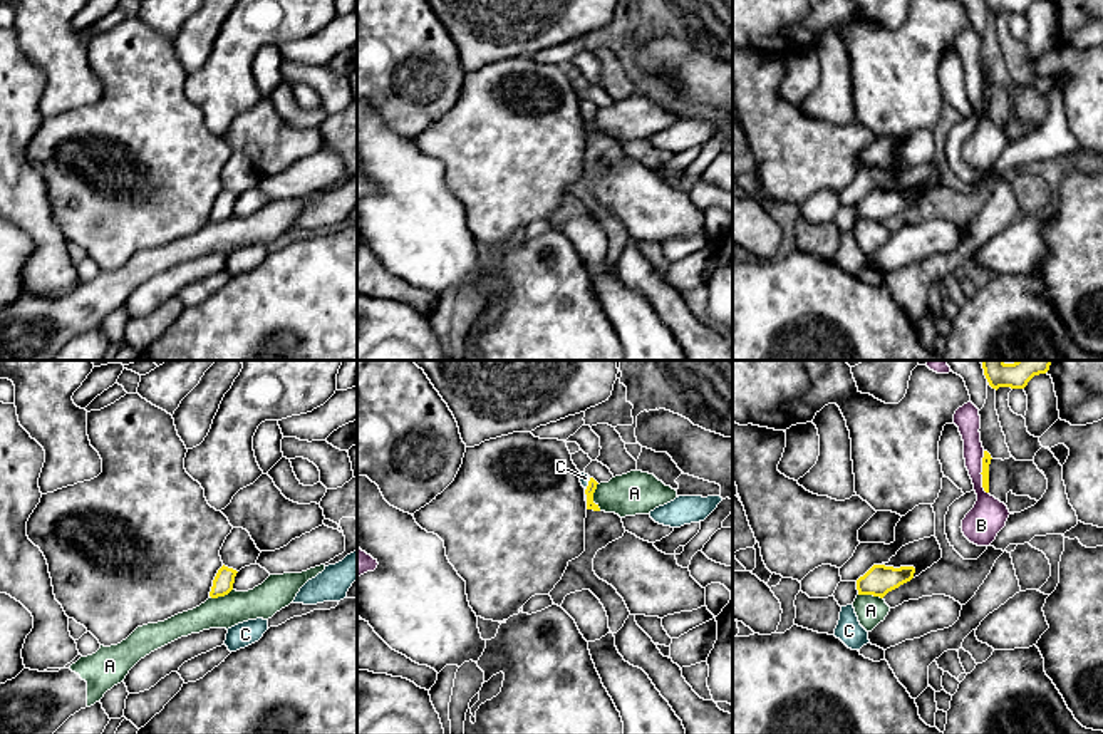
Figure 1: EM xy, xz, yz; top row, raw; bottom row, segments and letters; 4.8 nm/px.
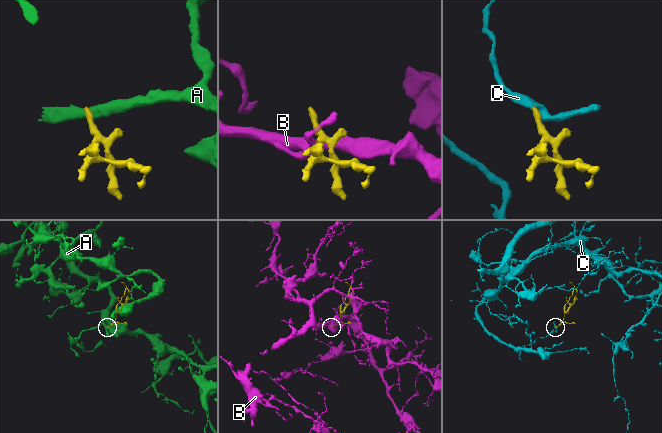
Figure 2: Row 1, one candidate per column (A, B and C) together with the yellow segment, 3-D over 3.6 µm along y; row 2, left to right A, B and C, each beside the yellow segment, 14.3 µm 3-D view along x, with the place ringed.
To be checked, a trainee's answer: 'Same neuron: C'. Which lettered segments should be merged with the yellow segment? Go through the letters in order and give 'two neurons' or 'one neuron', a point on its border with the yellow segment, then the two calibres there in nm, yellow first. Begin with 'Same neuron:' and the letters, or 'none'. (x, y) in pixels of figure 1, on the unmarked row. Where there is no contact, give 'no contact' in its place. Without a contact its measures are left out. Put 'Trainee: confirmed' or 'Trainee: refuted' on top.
Trainee: confirmed
Same neuron: C
A: two neurons; contact xz (592, 121); calibres 50 and 200 nm
B: two neurons; contact yz (981, 98); calibres 50 and 180 nm
C: one neuron; contact xz (589, 109); calibres 50 and 50 nm

